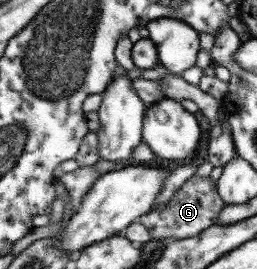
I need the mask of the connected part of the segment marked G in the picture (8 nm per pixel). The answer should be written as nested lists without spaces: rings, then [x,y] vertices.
[[[195,173],[183,183],[174,197],[167,201],[165,207],[149,211],[147,214],[139,216],[136,220],[143,225],[149,233],[150,239],[167,239],[172,237],[175,240],[195,237],[207,227],[213,226],[217,220],[217,214],[223,209],[223,201],[219,199],[215,191],[216,183],[211,181],[209,176],[199,177]]]

